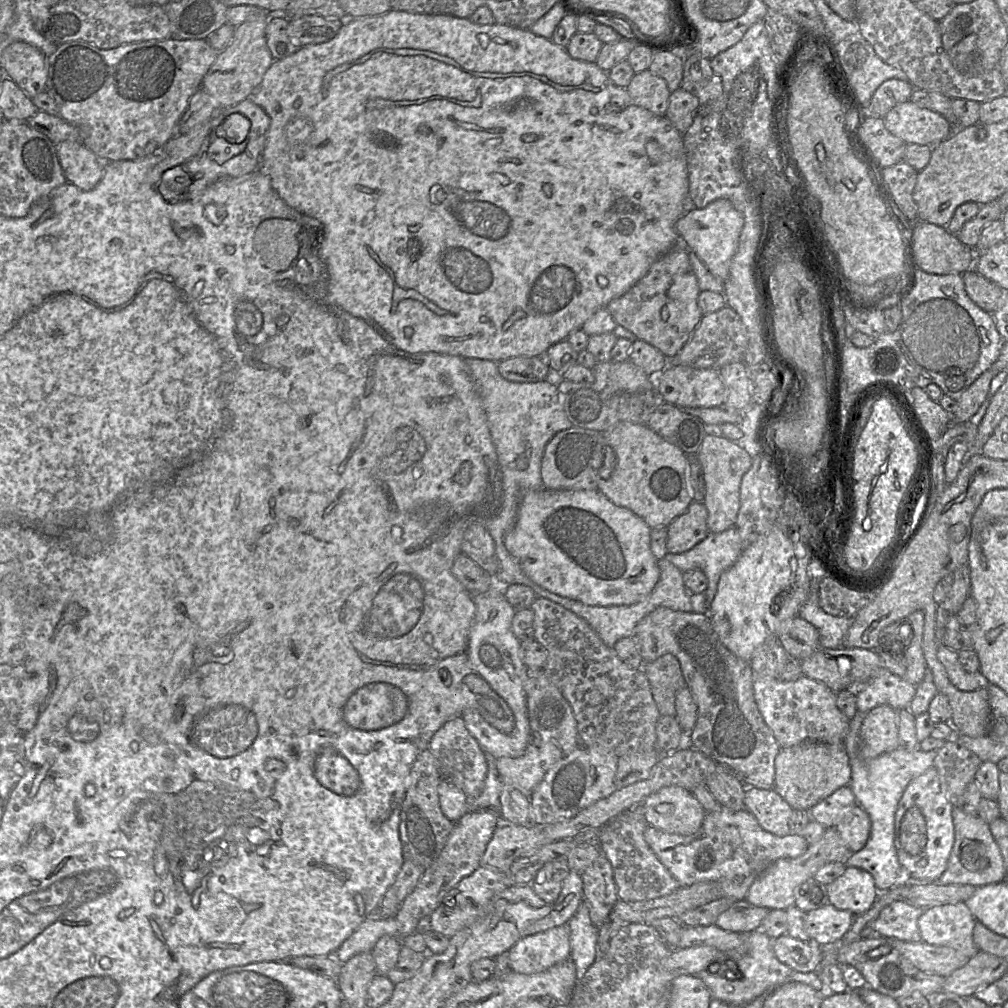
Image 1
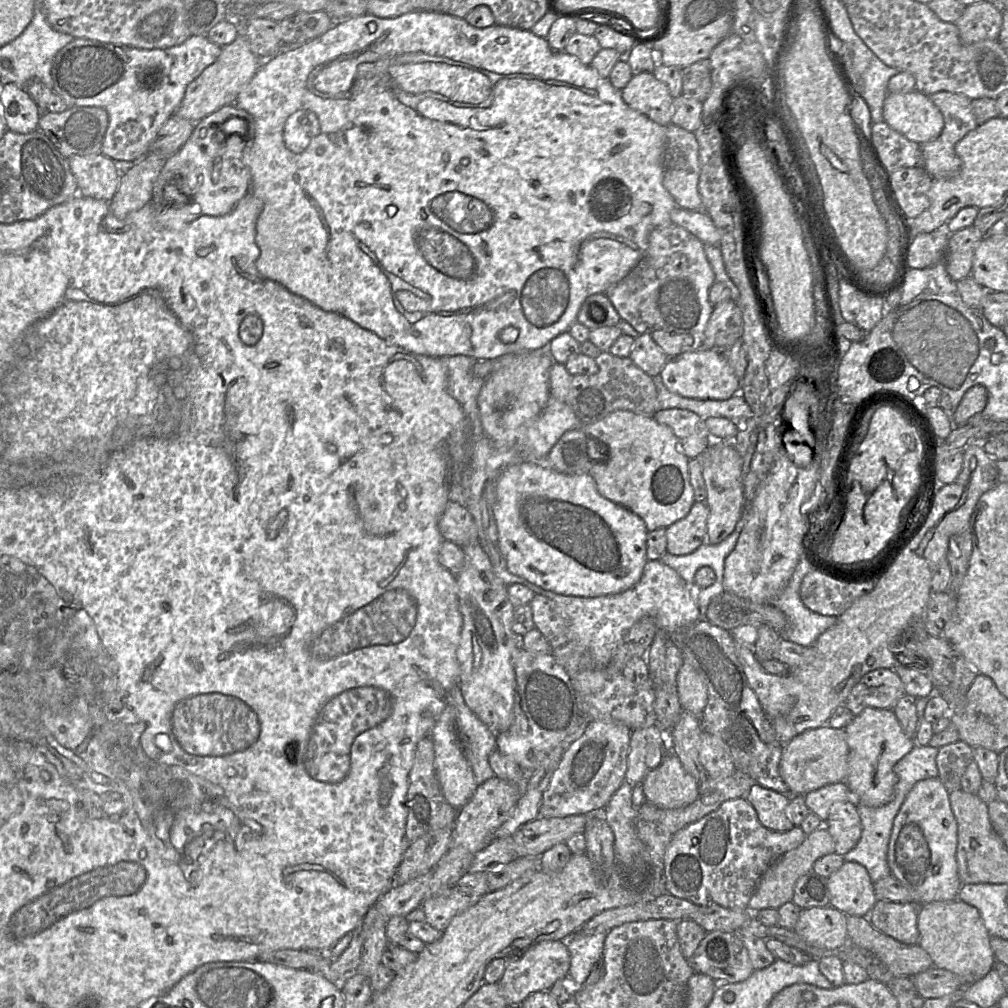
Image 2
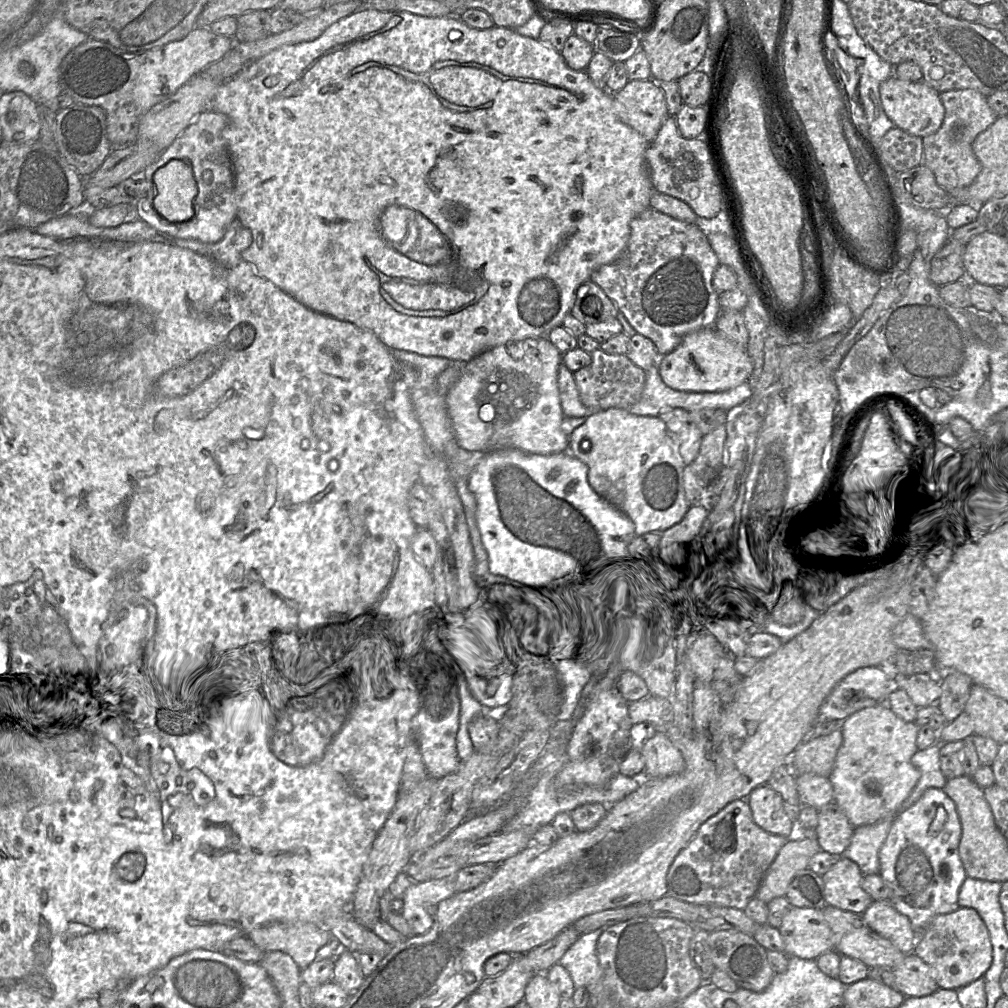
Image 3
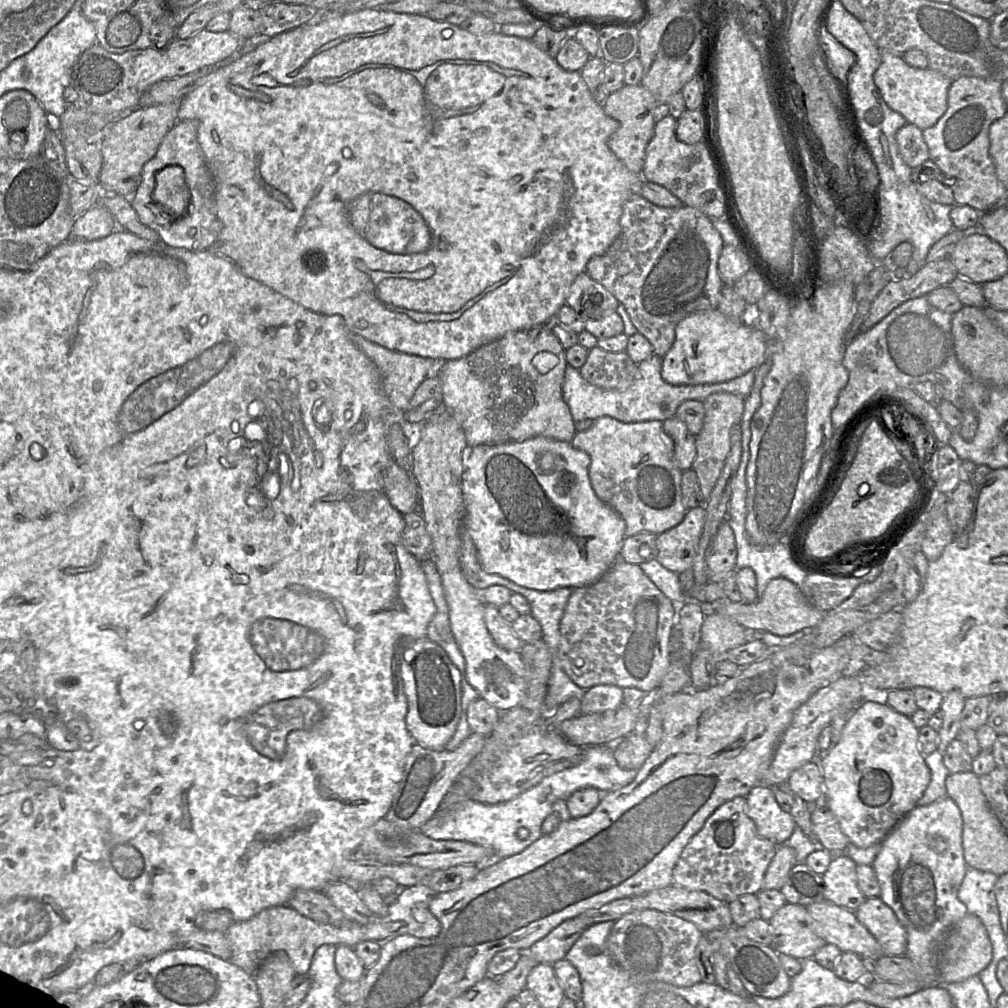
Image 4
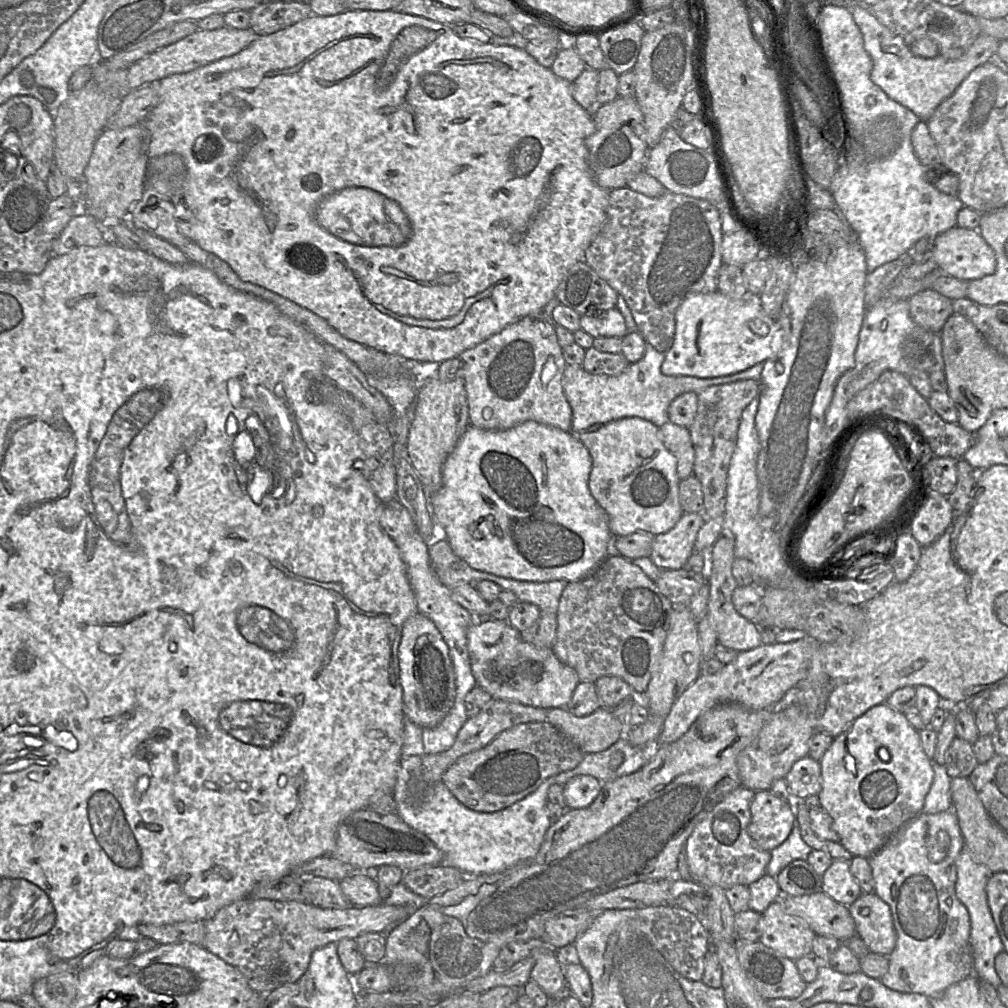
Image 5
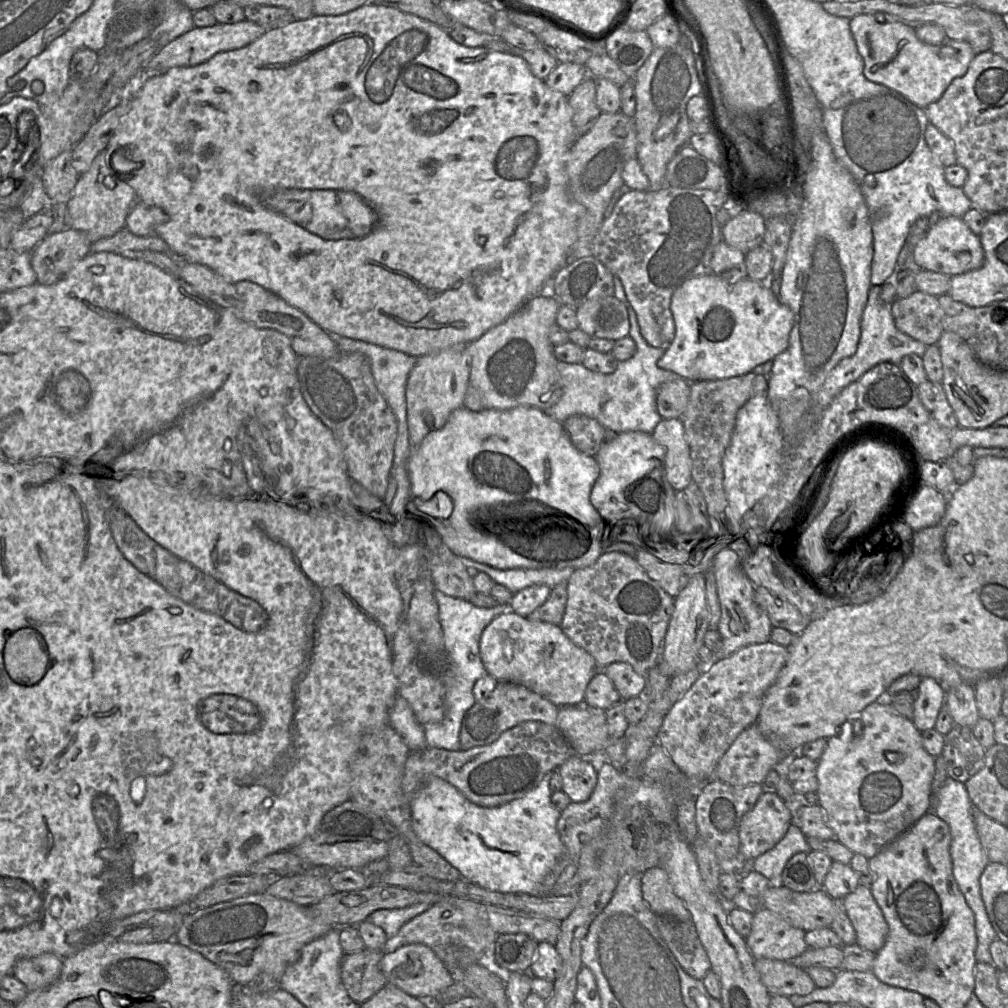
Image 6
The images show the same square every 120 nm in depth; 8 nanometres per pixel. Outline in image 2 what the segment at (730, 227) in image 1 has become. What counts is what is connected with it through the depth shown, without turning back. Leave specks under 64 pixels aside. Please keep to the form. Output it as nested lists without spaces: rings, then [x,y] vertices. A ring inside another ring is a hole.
[[[676,206],[670,213],[672,223],[681,226],[699,238],[705,245],[719,245],[721,231],[704,210],[689,210]]]

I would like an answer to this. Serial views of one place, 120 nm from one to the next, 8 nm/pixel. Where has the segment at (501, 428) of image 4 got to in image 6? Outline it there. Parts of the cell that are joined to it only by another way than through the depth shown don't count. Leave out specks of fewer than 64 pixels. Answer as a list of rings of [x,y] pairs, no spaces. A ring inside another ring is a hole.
[[[535,295],[503,323],[463,348],[470,365],[469,386],[478,391],[485,409],[529,406],[546,412],[558,402],[561,381],[549,332],[560,306],[554,296]]]

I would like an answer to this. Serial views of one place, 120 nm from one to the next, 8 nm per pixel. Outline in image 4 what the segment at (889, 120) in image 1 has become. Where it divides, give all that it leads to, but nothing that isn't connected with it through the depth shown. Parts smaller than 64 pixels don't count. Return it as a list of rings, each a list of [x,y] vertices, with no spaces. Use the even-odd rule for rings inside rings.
[[[880,50],[881,64],[873,75],[873,81],[885,103],[900,113],[907,123],[921,130],[937,123],[947,110],[947,96],[952,80],[930,68],[914,68],[905,63],[902,55],[888,50]]]

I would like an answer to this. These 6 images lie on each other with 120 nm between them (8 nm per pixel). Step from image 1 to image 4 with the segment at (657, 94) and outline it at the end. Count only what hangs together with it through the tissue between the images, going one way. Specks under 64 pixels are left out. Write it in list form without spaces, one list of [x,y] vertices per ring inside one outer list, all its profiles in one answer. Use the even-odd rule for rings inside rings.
[[[625,84],[621,89],[608,95],[603,103],[603,109],[608,116],[619,122],[619,128],[608,140],[609,148],[630,171],[642,174],[646,147],[654,135],[658,116],[669,115],[667,104],[658,104],[652,93],[641,84]]]

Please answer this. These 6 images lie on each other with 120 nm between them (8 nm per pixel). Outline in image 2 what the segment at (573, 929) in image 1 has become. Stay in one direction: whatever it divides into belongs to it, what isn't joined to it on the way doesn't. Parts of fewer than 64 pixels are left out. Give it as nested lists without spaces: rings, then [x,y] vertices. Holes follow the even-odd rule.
[[[574,931],[564,940],[570,954],[568,976],[577,984],[584,985],[596,961],[602,957],[606,933],[579,936]]]

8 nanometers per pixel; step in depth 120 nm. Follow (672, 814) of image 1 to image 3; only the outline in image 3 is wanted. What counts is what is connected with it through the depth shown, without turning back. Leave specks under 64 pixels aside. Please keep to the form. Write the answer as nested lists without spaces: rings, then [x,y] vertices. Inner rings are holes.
[[[656,731],[642,747],[645,759],[644,772],[650,778],[664,778],[681,773],[685,761],[666,735]]]

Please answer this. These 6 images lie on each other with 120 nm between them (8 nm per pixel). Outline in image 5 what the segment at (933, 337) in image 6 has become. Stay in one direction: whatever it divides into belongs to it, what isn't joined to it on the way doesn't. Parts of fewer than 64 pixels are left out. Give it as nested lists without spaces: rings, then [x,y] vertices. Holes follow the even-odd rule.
[[[932,288],[922,290],[908,299],[912,320],[922,328],[939,333],[953,311],[952,300]]]

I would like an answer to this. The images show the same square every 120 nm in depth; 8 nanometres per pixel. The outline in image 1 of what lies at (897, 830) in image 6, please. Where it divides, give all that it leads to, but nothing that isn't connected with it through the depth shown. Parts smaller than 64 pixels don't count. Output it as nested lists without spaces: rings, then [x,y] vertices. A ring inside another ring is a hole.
[[[888,705],[871,709],[863,720],[860,738],[865,758],[899,748],[898,711]]]

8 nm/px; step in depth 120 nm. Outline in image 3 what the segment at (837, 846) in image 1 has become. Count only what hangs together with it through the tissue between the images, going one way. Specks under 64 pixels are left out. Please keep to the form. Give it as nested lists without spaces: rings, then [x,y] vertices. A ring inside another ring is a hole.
[[[802,838],[798,841],[789,840],[780,849],[775,860],[765,873],[755,897],[767,904],[774,898],[785,896],[794,876],[799,871],[808,868],[810,859],[821,850],[816,838]]]

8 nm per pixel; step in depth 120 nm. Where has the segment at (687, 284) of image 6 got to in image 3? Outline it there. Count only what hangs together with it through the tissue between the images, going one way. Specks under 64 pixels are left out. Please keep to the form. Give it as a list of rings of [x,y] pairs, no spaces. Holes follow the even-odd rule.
[[[715,327],[691,332],[680,344],[658,360],[658,370],[663,382],[687,392],[721,392],[734,388],[750,379],[753,362],[746,346],[738,345],[718,334]]]

